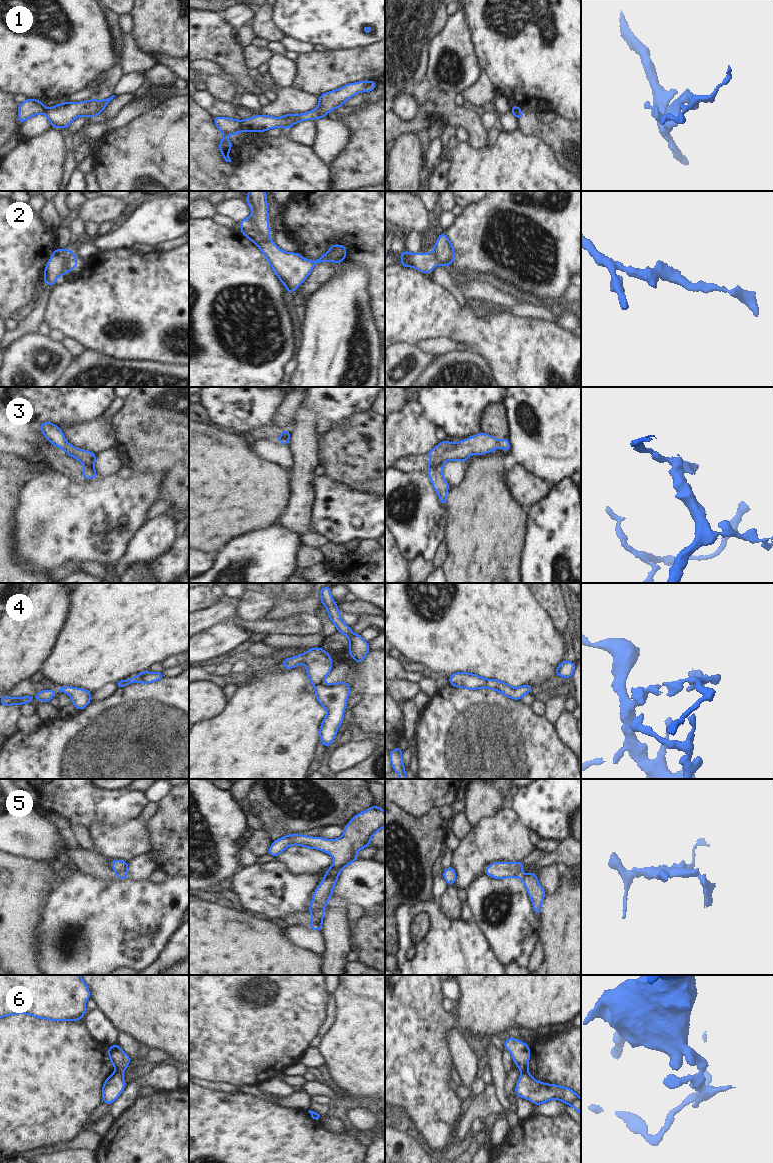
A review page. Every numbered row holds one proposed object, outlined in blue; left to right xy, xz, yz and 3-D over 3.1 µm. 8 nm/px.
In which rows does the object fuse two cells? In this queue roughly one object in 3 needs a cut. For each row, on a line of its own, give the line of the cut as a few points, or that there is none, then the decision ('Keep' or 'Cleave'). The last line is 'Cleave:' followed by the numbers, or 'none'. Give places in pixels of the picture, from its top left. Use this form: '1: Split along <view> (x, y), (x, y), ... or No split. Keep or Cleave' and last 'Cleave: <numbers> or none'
1: Split along xz (239, 121), (241, 130). Cleave
2: No split. Keep
3: Split along yz (441, 465), (429, 468). Cleave
4: Split along xz (323, 682), (317, 683), (314, 686). Cleave
5: Split along xz (322, 914), (313, 916). Cleave
6: Split along xy (115, 1070), (121, 1074). Cleave
Cleave: 1, 3, 4, 5, 6

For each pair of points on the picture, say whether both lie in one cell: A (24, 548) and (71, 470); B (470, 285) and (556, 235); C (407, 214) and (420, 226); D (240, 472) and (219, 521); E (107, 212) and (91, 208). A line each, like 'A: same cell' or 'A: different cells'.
A: different cells
B: different cells
C: same cell
D: same cell
E: same cell

